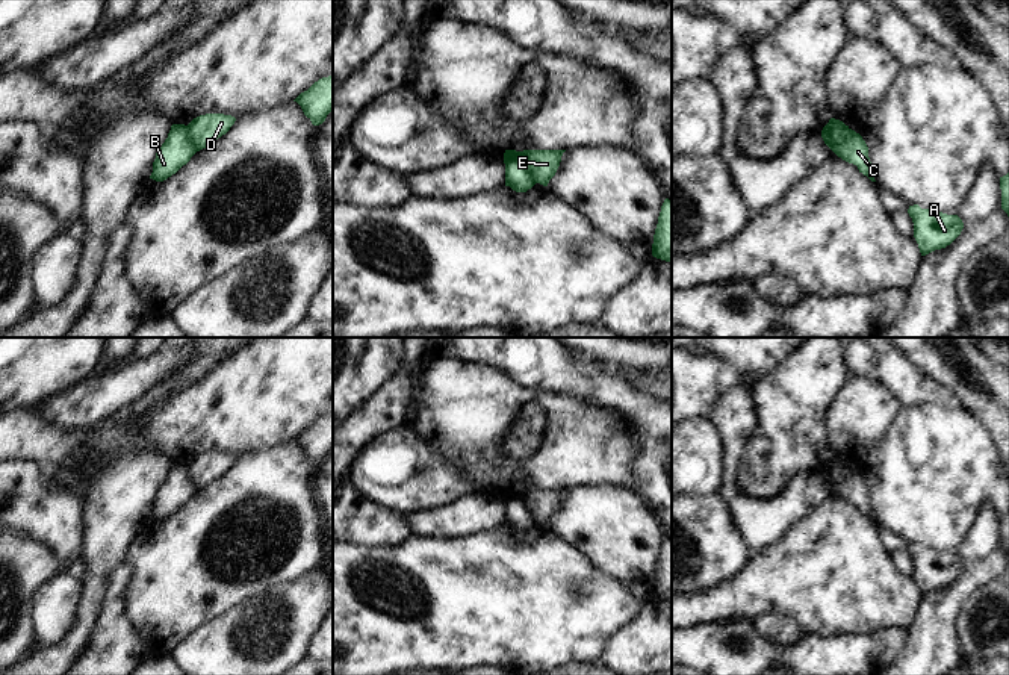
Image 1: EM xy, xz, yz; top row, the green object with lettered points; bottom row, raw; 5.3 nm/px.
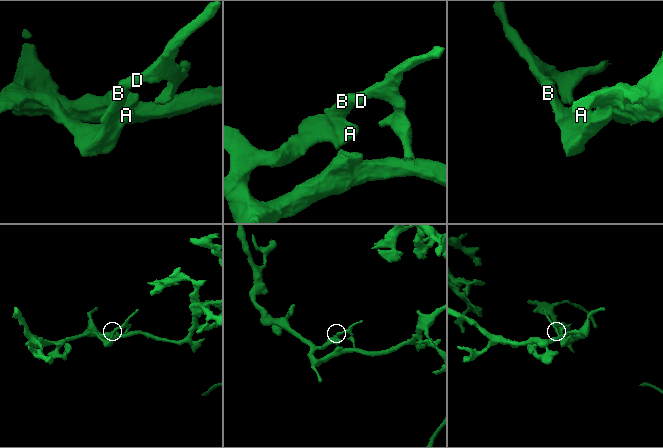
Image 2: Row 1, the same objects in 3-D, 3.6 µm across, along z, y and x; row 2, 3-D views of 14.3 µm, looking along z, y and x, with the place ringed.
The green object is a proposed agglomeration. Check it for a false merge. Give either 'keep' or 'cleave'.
cleave

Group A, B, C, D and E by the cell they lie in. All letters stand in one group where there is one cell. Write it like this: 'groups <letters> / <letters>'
groups A B C / D E

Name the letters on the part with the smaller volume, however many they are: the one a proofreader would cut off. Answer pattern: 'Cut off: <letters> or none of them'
Cut off: D, E

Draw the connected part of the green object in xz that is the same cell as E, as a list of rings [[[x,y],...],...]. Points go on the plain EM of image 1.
[[[523,489],[520,493],[534,521],[548,525],[560,505],[564,490],[566,489]]]

